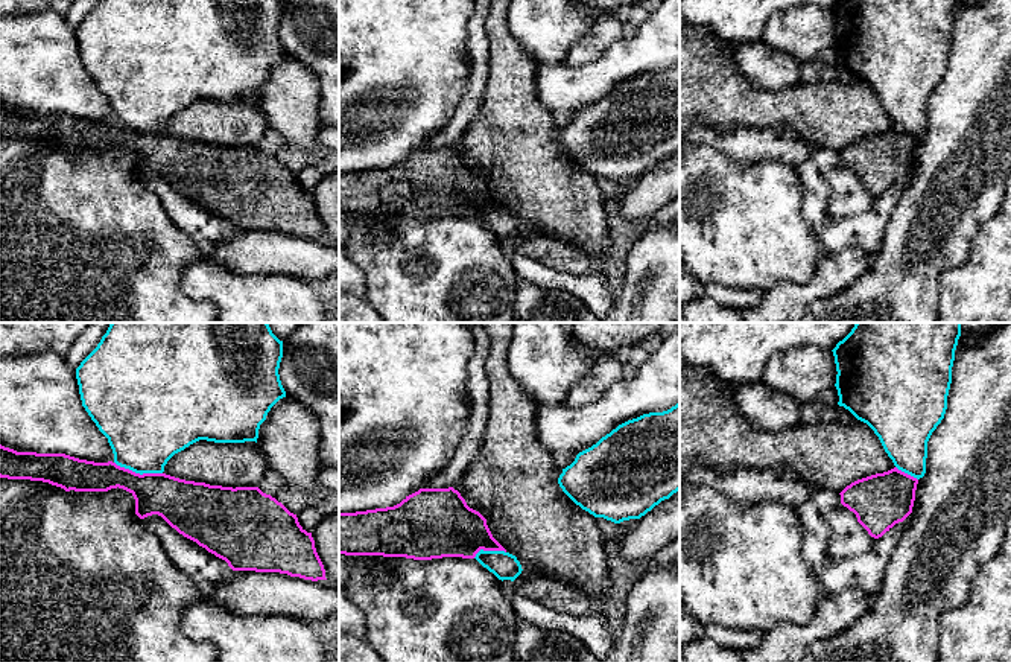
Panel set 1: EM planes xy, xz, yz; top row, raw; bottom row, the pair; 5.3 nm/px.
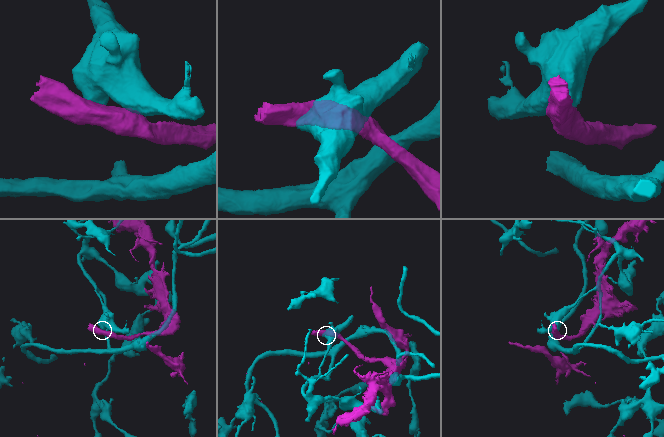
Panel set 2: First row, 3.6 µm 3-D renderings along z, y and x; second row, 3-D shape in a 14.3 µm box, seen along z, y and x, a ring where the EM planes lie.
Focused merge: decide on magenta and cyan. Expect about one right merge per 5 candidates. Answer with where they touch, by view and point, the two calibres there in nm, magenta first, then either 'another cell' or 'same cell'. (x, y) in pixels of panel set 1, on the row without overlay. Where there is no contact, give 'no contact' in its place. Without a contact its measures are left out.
xy (139, 133) | 240/420 nm | another cell

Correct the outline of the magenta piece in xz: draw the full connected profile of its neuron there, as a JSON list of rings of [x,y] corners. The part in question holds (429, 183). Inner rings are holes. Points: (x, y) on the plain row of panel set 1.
[[[453,146],[420,148],[394,166],[339,172],[339,213],[432,219],[442,216],[474,218],[480,208],[506,212],[493,196],[486,178],[470,167]]]

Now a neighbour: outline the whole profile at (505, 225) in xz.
[[[480,208],[474,218],[502,240],[514,240],[523,230],[517,216],[505,210]]]

